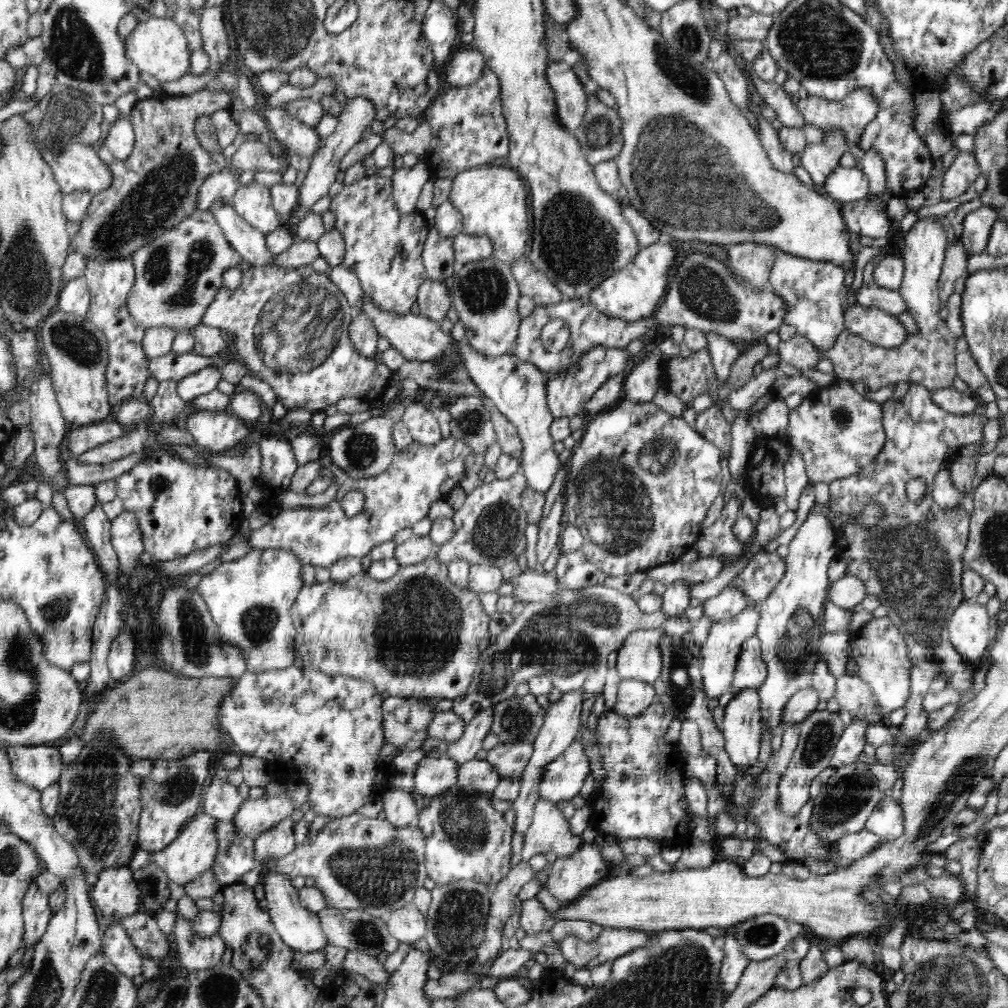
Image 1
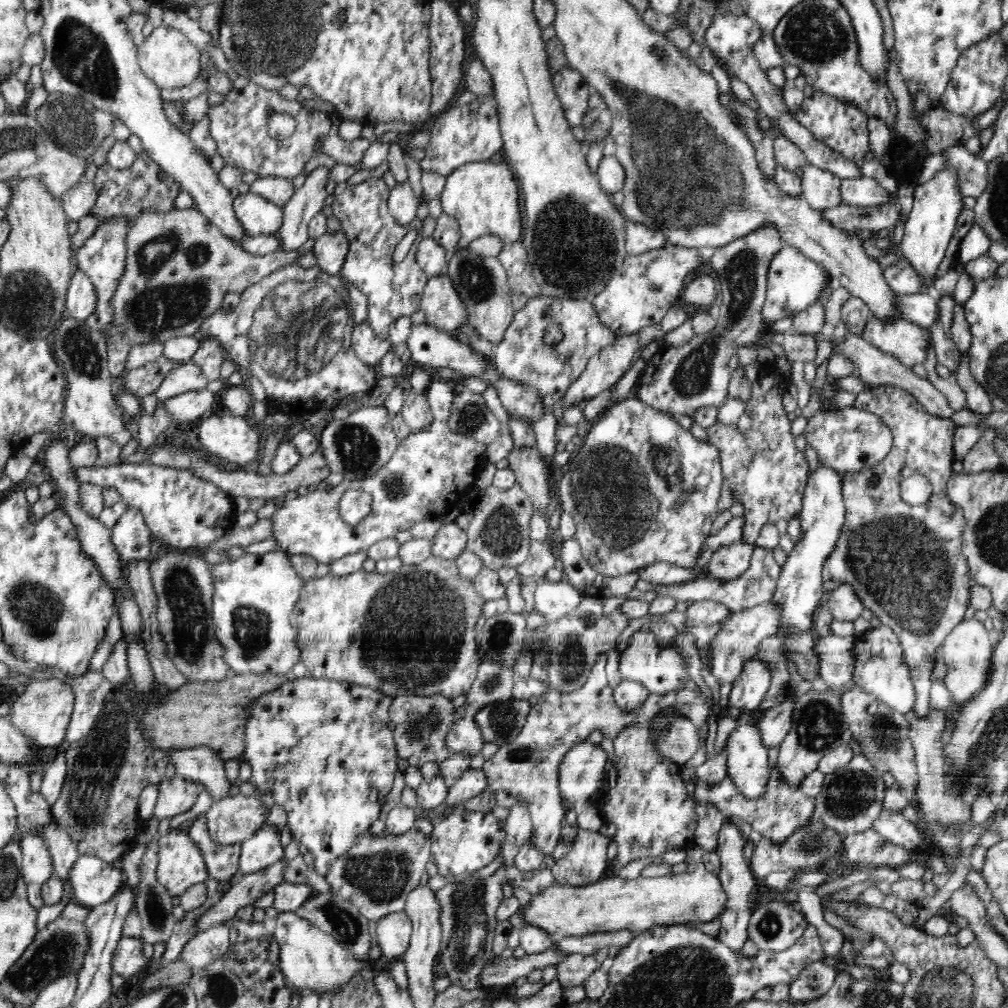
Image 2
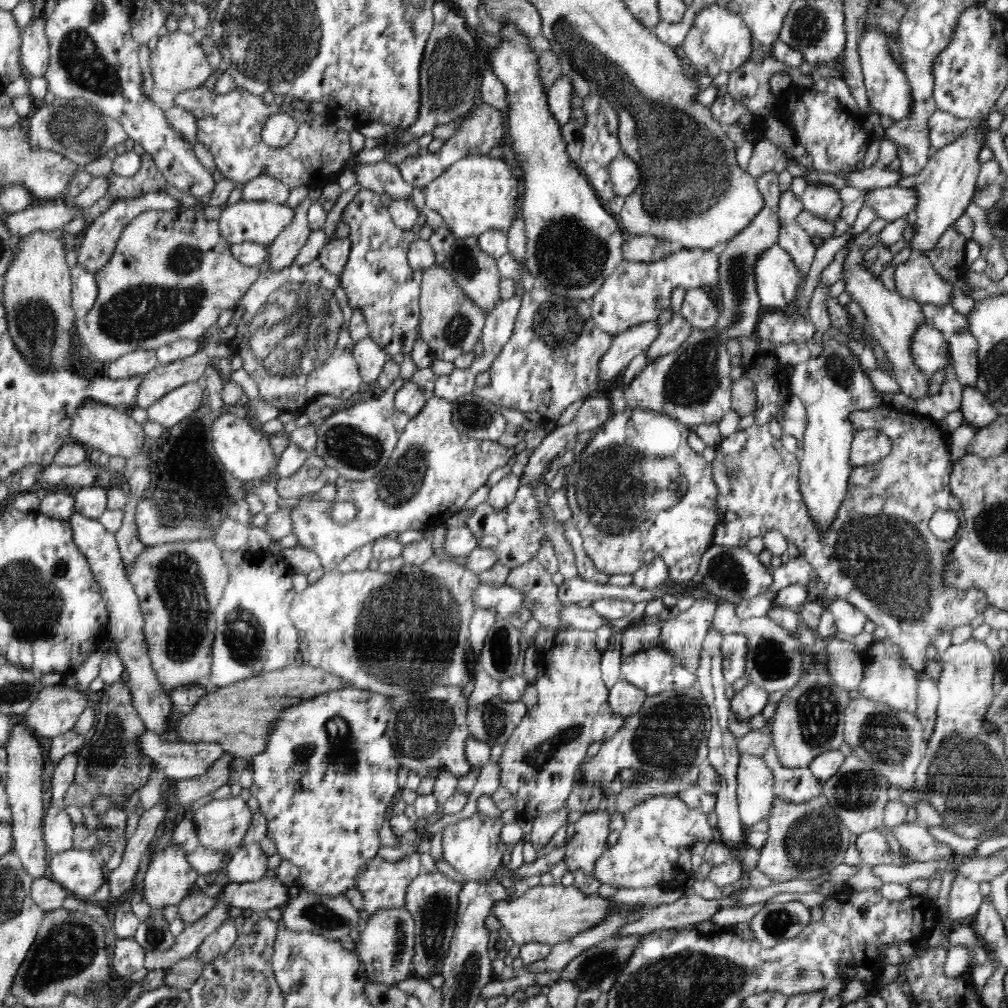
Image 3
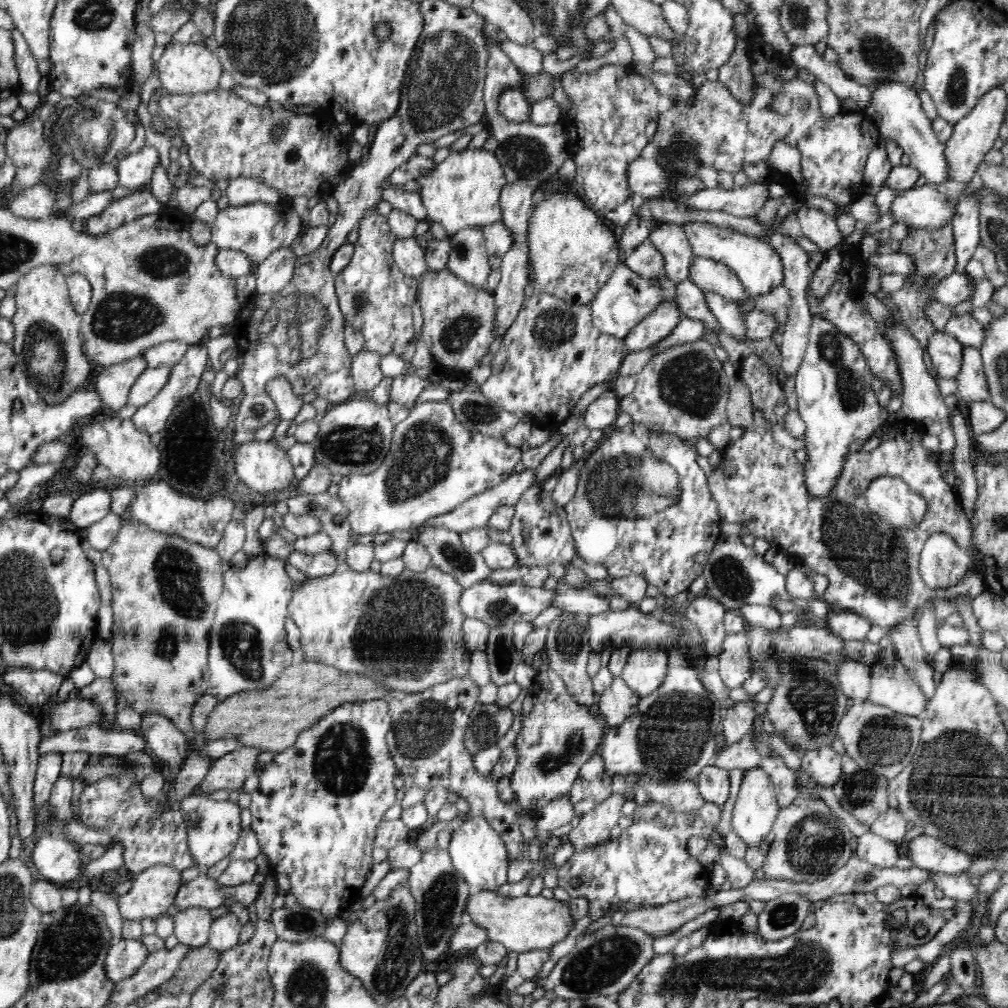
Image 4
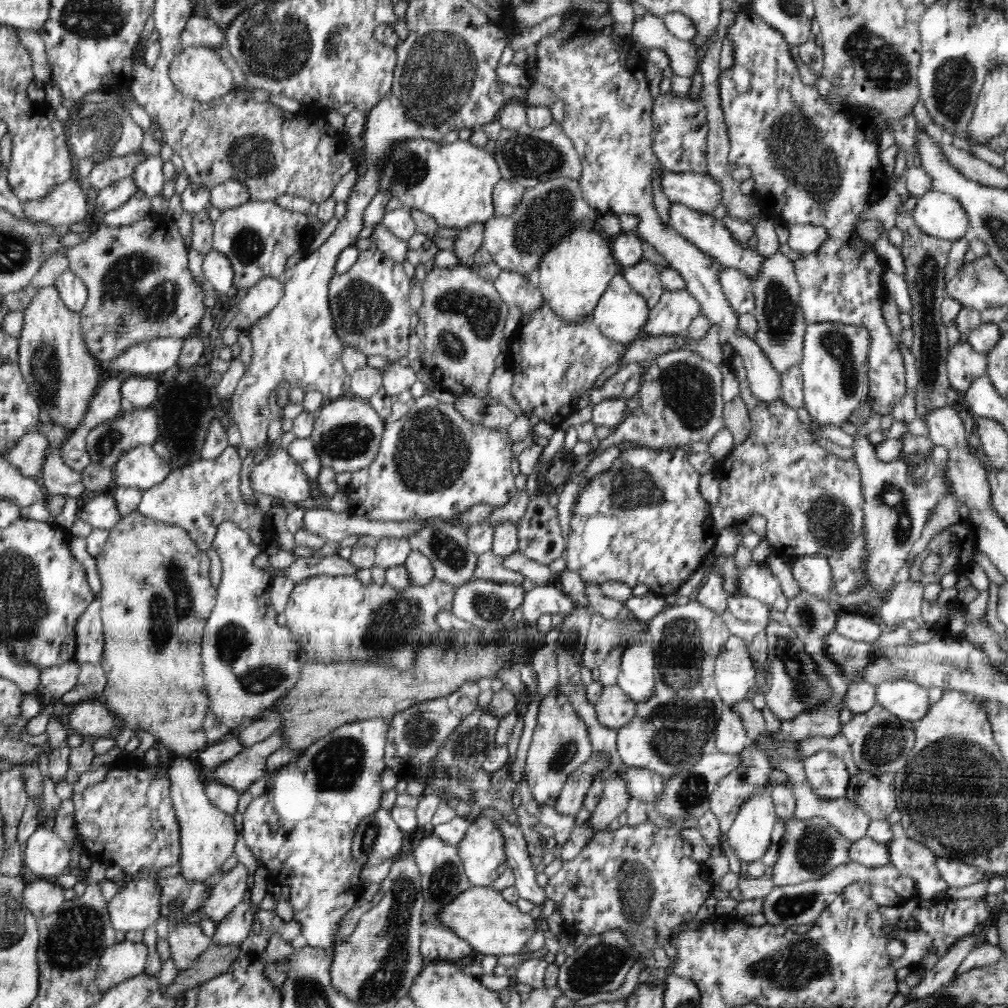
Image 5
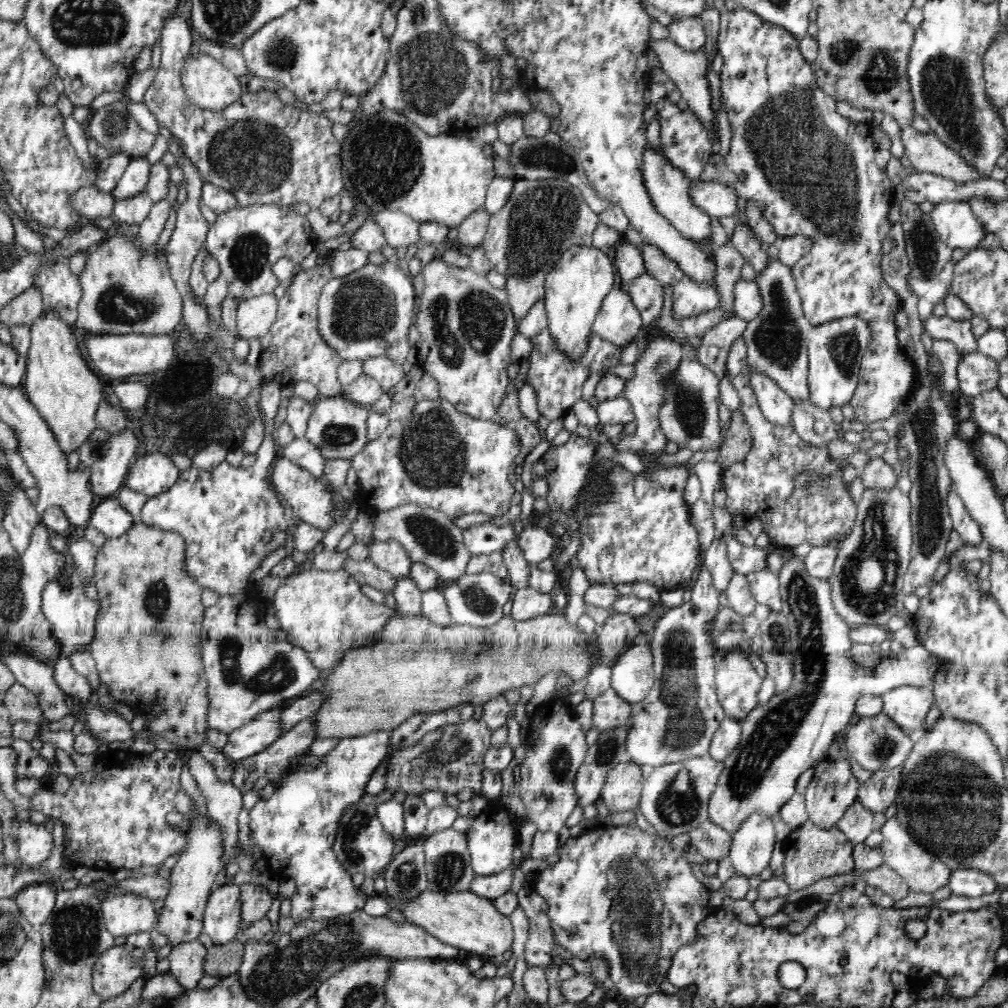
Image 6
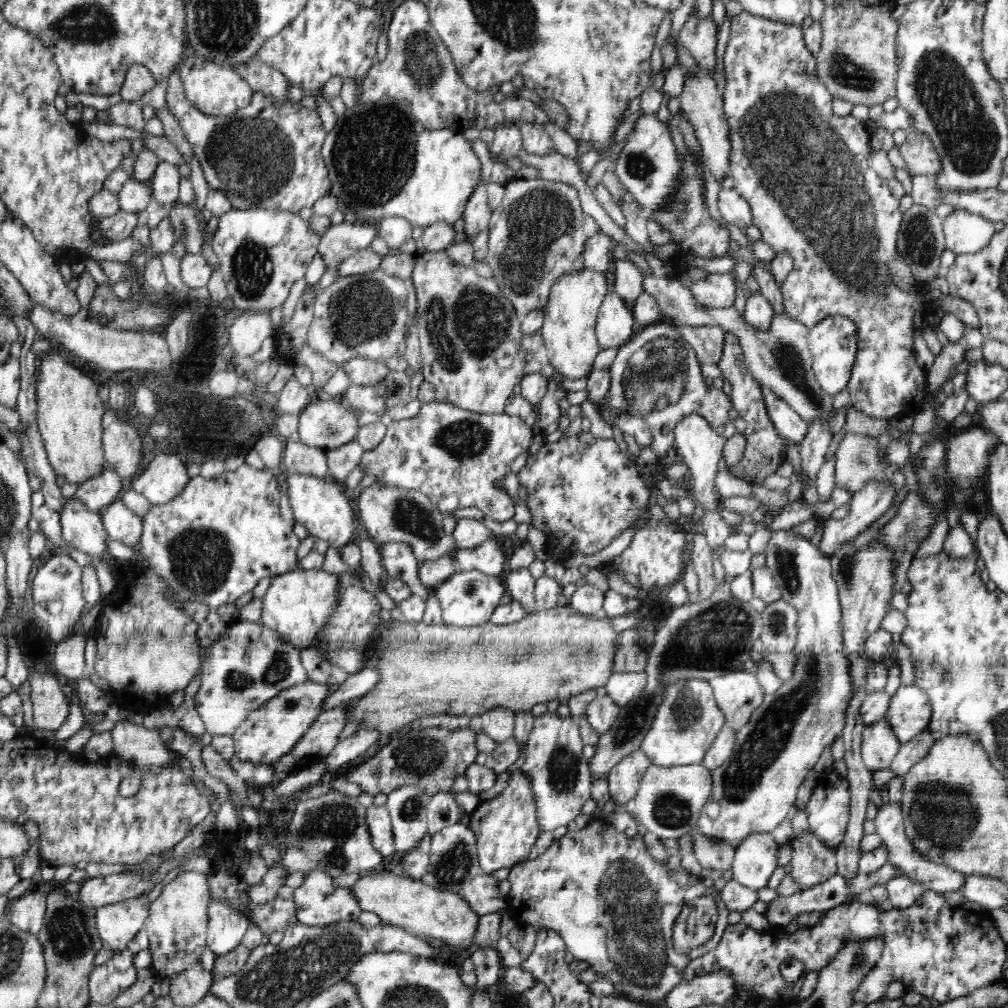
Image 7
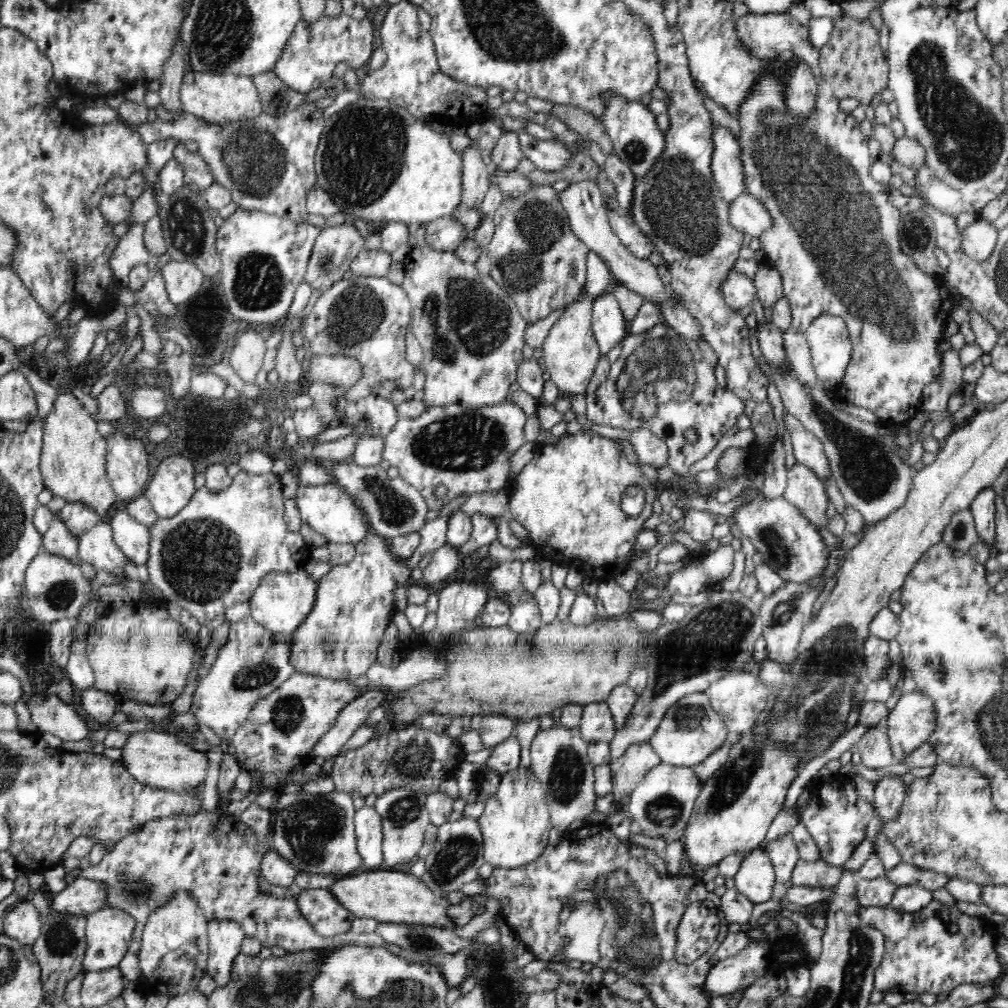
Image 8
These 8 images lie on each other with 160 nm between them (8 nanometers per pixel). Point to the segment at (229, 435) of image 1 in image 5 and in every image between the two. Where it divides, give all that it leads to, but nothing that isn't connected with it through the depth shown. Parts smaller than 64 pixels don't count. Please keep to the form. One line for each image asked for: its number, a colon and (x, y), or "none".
2: (233, 437)
3: (246, 453)
4: (263, 466)
5: (278, 475)

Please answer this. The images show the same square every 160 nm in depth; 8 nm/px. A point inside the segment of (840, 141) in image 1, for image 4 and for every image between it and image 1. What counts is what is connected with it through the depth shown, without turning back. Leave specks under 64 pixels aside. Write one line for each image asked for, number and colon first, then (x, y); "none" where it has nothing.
2: (821, 189)
3: (821, 199)
4: (821, 228)

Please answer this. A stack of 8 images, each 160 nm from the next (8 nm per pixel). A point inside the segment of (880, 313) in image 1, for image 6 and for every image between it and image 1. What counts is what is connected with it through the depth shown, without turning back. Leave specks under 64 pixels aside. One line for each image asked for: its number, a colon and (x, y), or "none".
2: (908, 342)
3: (930, 349)
4: (946, 352)
5: (964, 365)
6: (977, 374)

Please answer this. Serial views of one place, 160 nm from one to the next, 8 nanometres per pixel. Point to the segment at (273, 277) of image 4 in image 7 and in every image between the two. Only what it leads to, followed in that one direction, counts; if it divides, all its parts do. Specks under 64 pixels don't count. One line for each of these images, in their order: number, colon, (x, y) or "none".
5: (258, 302)
6: (255, 316)
7: (246, 335)

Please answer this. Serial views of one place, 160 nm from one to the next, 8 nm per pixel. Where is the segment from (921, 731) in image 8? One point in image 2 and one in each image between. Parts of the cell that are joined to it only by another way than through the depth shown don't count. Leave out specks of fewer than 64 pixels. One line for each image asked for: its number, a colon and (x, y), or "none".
2: (879, 669)
3: (888, 678)
4: (891, 685)
5: (907, 700)
6: (908, 706)
7: (909, 712)

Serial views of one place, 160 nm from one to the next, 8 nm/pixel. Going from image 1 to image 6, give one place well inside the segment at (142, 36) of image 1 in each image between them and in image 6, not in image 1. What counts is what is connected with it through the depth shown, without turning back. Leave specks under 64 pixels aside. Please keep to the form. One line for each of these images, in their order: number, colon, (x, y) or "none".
2: (167, 56)
3: (178, 63)
4: (184, 69)
5: (197, 72)
6: (207, 83)

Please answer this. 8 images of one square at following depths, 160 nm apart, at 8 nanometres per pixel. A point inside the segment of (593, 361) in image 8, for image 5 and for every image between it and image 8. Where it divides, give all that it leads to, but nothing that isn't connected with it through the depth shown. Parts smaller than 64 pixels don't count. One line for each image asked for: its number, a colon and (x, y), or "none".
5: (574, 273)
6: (575, 288)
7: (571, 347)

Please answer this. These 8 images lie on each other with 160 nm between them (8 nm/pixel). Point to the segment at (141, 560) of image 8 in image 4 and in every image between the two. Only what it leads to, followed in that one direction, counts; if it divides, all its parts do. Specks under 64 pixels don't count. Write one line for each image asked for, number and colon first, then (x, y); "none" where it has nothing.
4: (92, 506)
5: (101, 512)
6: (110, 518)
7: (121, 524)

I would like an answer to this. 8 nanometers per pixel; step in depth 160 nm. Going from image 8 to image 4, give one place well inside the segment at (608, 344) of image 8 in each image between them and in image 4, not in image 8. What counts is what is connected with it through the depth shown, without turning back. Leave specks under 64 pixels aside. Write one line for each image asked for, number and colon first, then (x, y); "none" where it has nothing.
4: (626, 299)
5: (621, 313)
6: (618, 321)
7: (615, 322)

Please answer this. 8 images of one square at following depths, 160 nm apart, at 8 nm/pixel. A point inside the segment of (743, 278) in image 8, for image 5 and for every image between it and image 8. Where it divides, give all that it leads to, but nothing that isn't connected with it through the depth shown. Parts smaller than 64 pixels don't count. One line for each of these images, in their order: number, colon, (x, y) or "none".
5: (677, 309)
6: (690, 298)
7: (717, 290)

